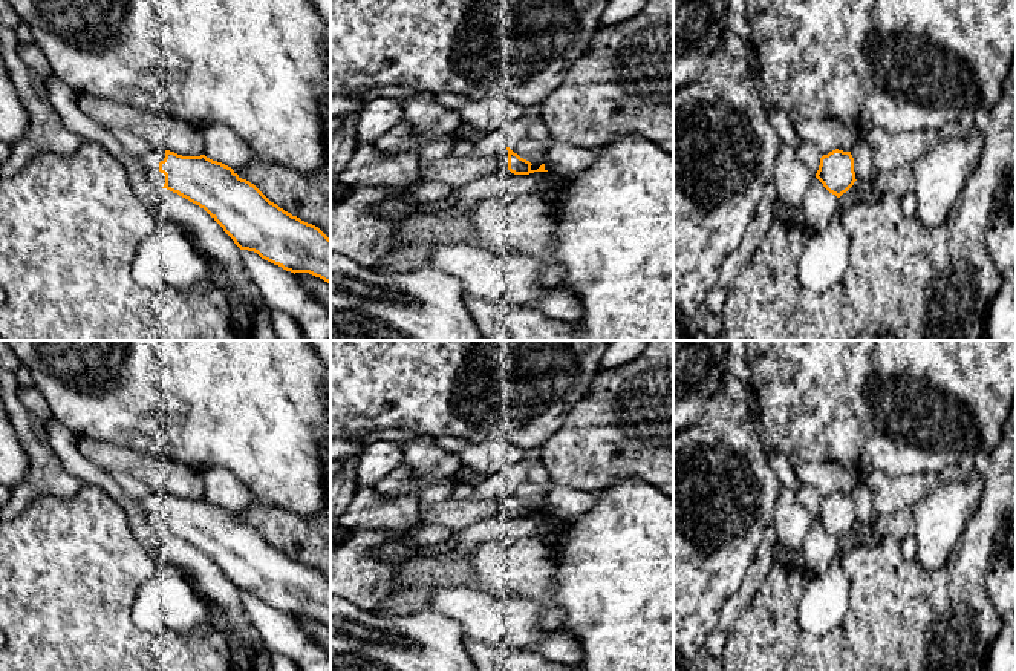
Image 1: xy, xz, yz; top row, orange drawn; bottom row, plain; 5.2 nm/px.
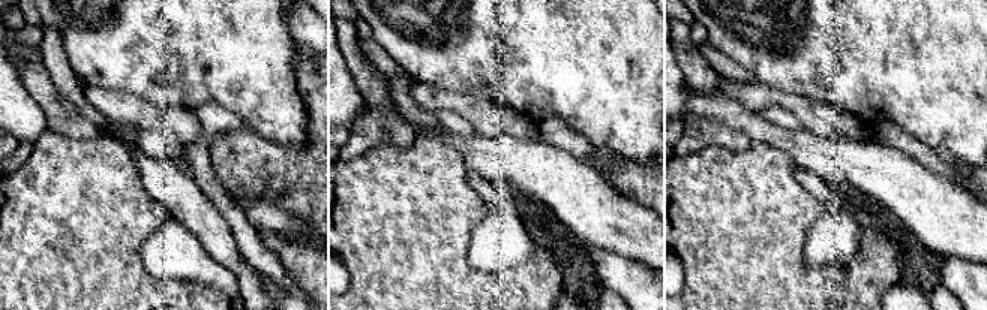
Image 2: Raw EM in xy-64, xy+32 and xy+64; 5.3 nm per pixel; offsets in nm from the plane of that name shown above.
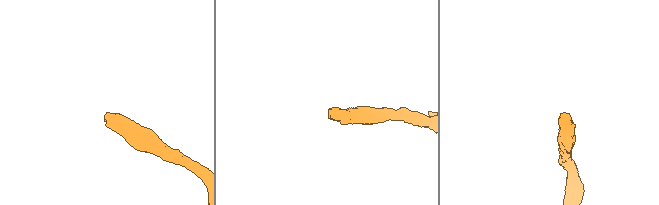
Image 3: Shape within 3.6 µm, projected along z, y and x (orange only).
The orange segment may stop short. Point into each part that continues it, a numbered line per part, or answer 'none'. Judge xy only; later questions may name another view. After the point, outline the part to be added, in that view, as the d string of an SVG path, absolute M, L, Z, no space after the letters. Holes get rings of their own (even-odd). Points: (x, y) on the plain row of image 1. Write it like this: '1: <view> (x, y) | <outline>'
1: xy (149, 506) | M155 493L144 499L135 499L136 507L155 530L164 530L165 518L159 515L159 506L164 504L165 493Z

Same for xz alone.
1: xz (458, 513) | M505 490L490 499L451 499L435 507L419 507L416 524L461 530L480 519L494 518L506 512L508 493Z

